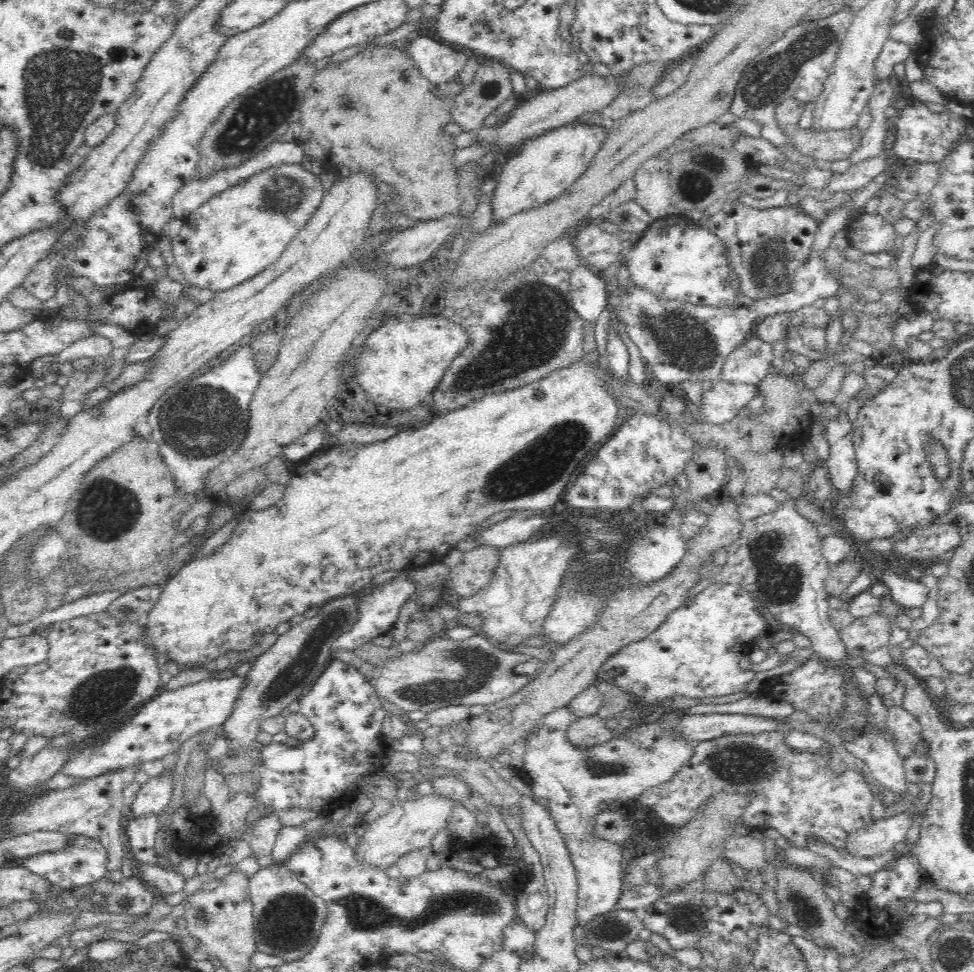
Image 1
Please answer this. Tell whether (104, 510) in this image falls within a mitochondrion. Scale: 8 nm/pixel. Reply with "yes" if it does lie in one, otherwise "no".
yes

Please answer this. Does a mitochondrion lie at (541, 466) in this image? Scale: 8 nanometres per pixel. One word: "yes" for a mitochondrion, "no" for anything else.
yes

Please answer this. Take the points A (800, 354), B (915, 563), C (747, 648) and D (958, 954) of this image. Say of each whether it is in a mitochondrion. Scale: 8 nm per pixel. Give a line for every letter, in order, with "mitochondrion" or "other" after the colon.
A: other
B: other
C: other
D: mitochondrion

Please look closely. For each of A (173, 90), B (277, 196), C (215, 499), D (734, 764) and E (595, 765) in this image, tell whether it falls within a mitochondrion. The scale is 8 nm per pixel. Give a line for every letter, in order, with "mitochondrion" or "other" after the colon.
A: other
B: mitochondrion
C: other
D: mitochondrion
E: mitochondrion

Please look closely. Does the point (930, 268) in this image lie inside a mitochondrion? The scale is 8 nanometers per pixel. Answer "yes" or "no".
no

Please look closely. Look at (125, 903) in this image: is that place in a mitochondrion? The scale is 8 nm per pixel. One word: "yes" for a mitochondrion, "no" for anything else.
no

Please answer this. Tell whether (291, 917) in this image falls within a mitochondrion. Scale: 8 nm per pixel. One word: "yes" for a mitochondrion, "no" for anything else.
yes

